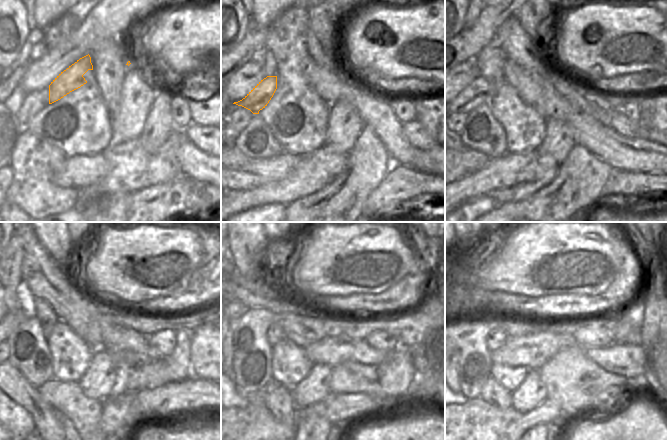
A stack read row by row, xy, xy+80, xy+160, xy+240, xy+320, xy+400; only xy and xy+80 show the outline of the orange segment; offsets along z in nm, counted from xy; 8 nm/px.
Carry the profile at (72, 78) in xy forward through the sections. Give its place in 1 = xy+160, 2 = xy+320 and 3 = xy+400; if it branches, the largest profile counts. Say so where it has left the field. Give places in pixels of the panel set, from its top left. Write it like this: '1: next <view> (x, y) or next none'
1: next xy+160 (477, 93)
2: next none
3: next none

